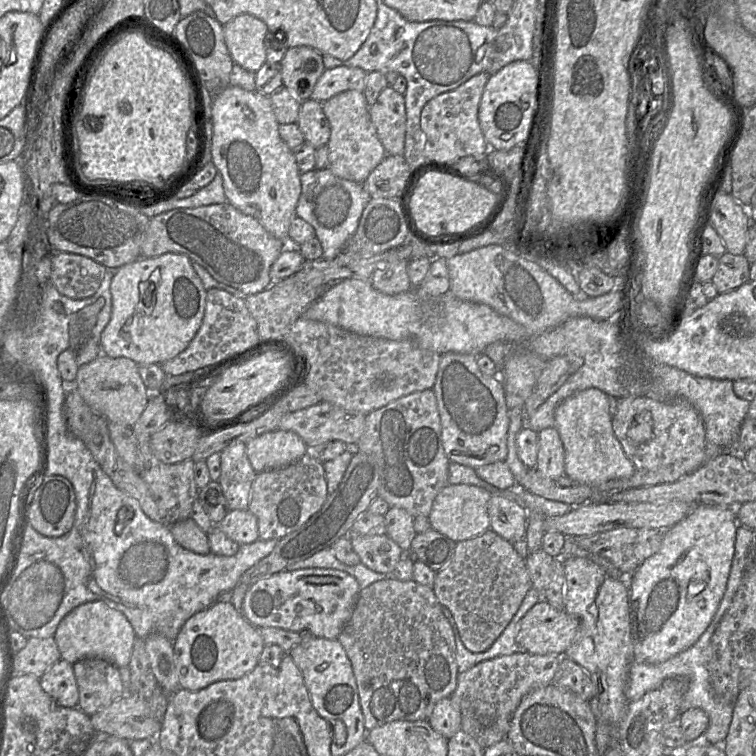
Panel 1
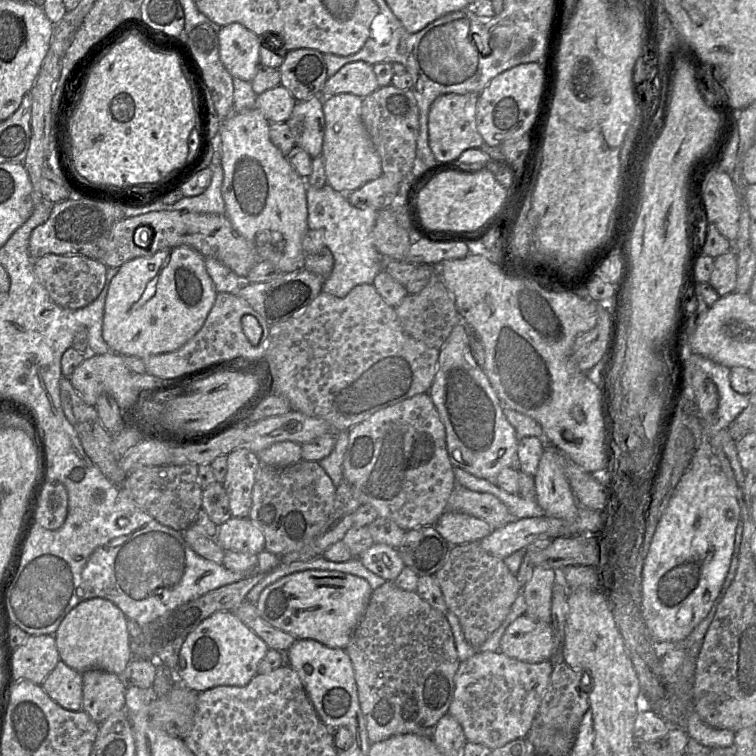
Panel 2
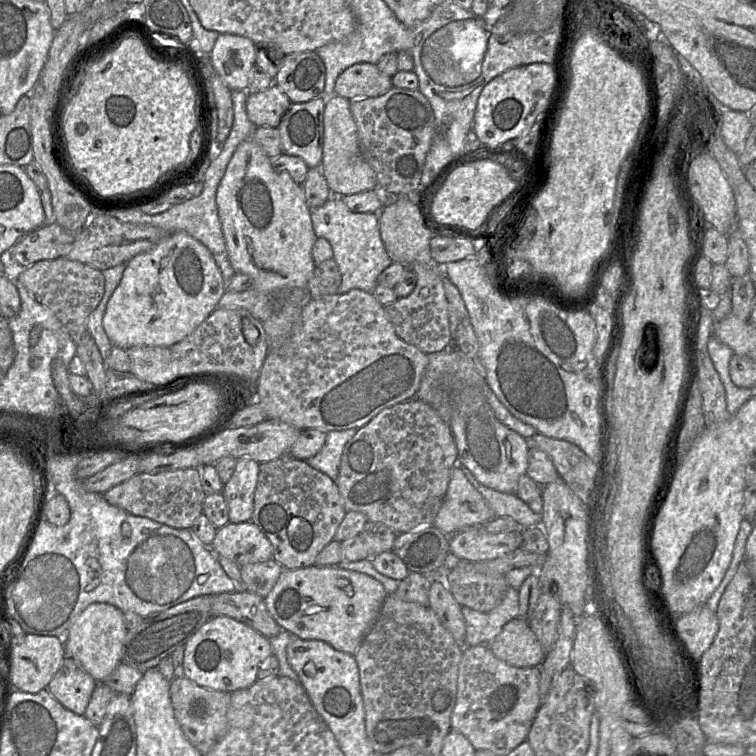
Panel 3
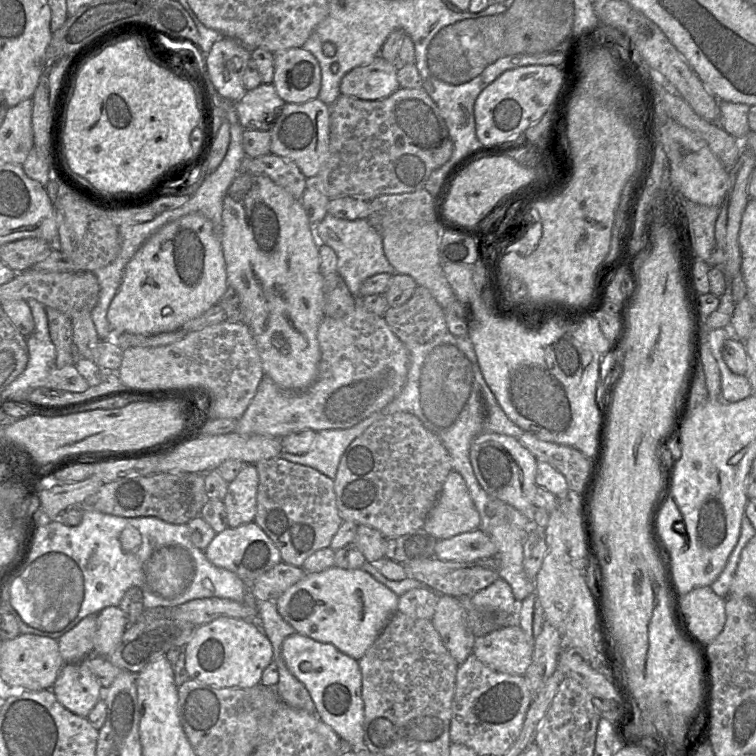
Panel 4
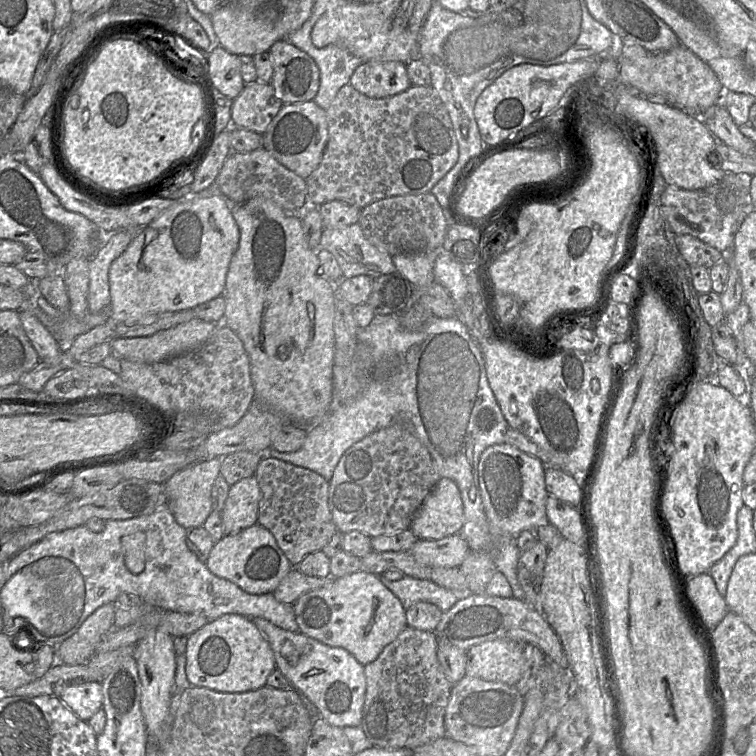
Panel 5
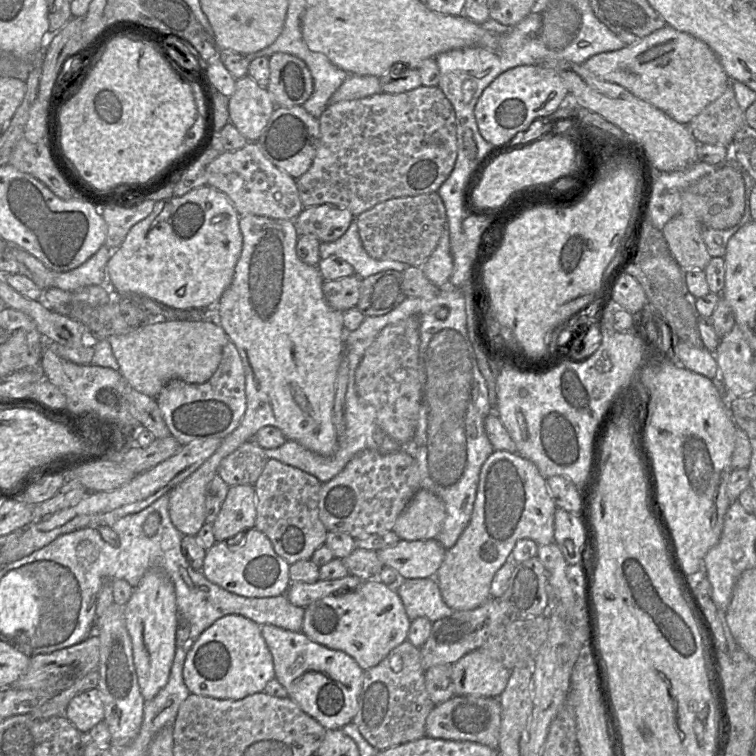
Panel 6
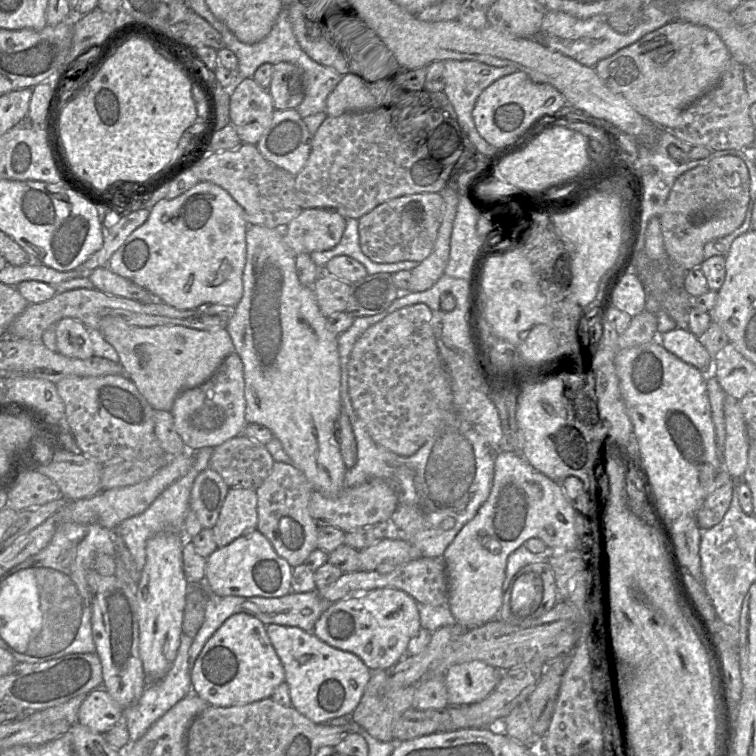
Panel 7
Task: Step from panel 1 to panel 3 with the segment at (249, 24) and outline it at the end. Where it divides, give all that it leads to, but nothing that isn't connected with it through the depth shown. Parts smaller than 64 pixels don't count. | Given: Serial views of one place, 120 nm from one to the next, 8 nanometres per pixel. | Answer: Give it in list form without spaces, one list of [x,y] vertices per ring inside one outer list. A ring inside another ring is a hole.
[[[220,34],[210,58],[215,71],[230,90],[247,90],[256,59],[256,45],[249,38]]]

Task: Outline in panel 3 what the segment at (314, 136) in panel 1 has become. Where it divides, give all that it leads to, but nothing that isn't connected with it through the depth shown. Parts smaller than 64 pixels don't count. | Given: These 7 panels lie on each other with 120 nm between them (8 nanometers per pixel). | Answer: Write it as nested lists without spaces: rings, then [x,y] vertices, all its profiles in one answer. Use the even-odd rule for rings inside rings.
[[[326,98],[292,103],[276,127],[283,154],[300,157],[311,168],[319,168],[324,139]]]

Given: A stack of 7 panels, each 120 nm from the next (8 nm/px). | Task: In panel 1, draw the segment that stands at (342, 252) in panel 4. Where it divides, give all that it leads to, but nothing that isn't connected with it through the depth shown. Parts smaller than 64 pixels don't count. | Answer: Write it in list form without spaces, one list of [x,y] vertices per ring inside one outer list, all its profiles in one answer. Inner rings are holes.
[[[329,168],[301,173],[300,181],[301,194],[295,214],[314,228],[323,249],[322,259],[332,260],[356,232],[362,212],[371,196],[363,183],[339,178]]]

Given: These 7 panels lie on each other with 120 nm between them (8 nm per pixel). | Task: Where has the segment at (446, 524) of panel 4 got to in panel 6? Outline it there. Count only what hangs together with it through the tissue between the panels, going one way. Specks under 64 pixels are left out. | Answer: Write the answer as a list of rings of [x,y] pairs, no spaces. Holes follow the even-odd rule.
[[[419,489],[399,514],[392,531],[400,540],[433,539],[446,517],[445,505],[433,492]]]

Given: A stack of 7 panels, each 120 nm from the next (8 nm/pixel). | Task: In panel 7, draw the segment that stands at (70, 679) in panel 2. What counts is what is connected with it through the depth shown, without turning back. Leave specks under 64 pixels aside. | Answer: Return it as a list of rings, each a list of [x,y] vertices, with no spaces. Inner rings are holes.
[[[97,688],[88,693],[82,702],[77,723],[95,733],[105,733],[122,722],[123,709],[106,690]]]

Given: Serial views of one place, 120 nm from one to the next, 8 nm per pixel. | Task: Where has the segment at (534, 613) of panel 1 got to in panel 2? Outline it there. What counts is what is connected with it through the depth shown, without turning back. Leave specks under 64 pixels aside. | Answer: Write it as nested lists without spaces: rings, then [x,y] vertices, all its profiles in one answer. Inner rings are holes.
[[[527,614],[516,618],[506,629],[499,651],[519,661],[539,663],[559,656],[561,642],[551,623],[533,619]]]

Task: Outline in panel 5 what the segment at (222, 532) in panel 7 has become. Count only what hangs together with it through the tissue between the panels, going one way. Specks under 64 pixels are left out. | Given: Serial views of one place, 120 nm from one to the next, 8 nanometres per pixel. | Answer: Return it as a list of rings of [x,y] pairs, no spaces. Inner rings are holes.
[[[255,475],[230,486],[221,511],[223,532],[234,535],[258,523],[260,489]]]

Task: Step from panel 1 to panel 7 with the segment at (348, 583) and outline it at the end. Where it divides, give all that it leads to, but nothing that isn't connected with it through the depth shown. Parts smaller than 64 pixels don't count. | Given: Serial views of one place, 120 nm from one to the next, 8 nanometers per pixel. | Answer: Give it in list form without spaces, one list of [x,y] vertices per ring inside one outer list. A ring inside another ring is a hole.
[[[380,588],[333,602],[316,621],[313,633],[327,644],[352,652],[373,670],[387,670],[407,654],[409,640],[420,630],[418,604],[414,598],[396,588]]]

